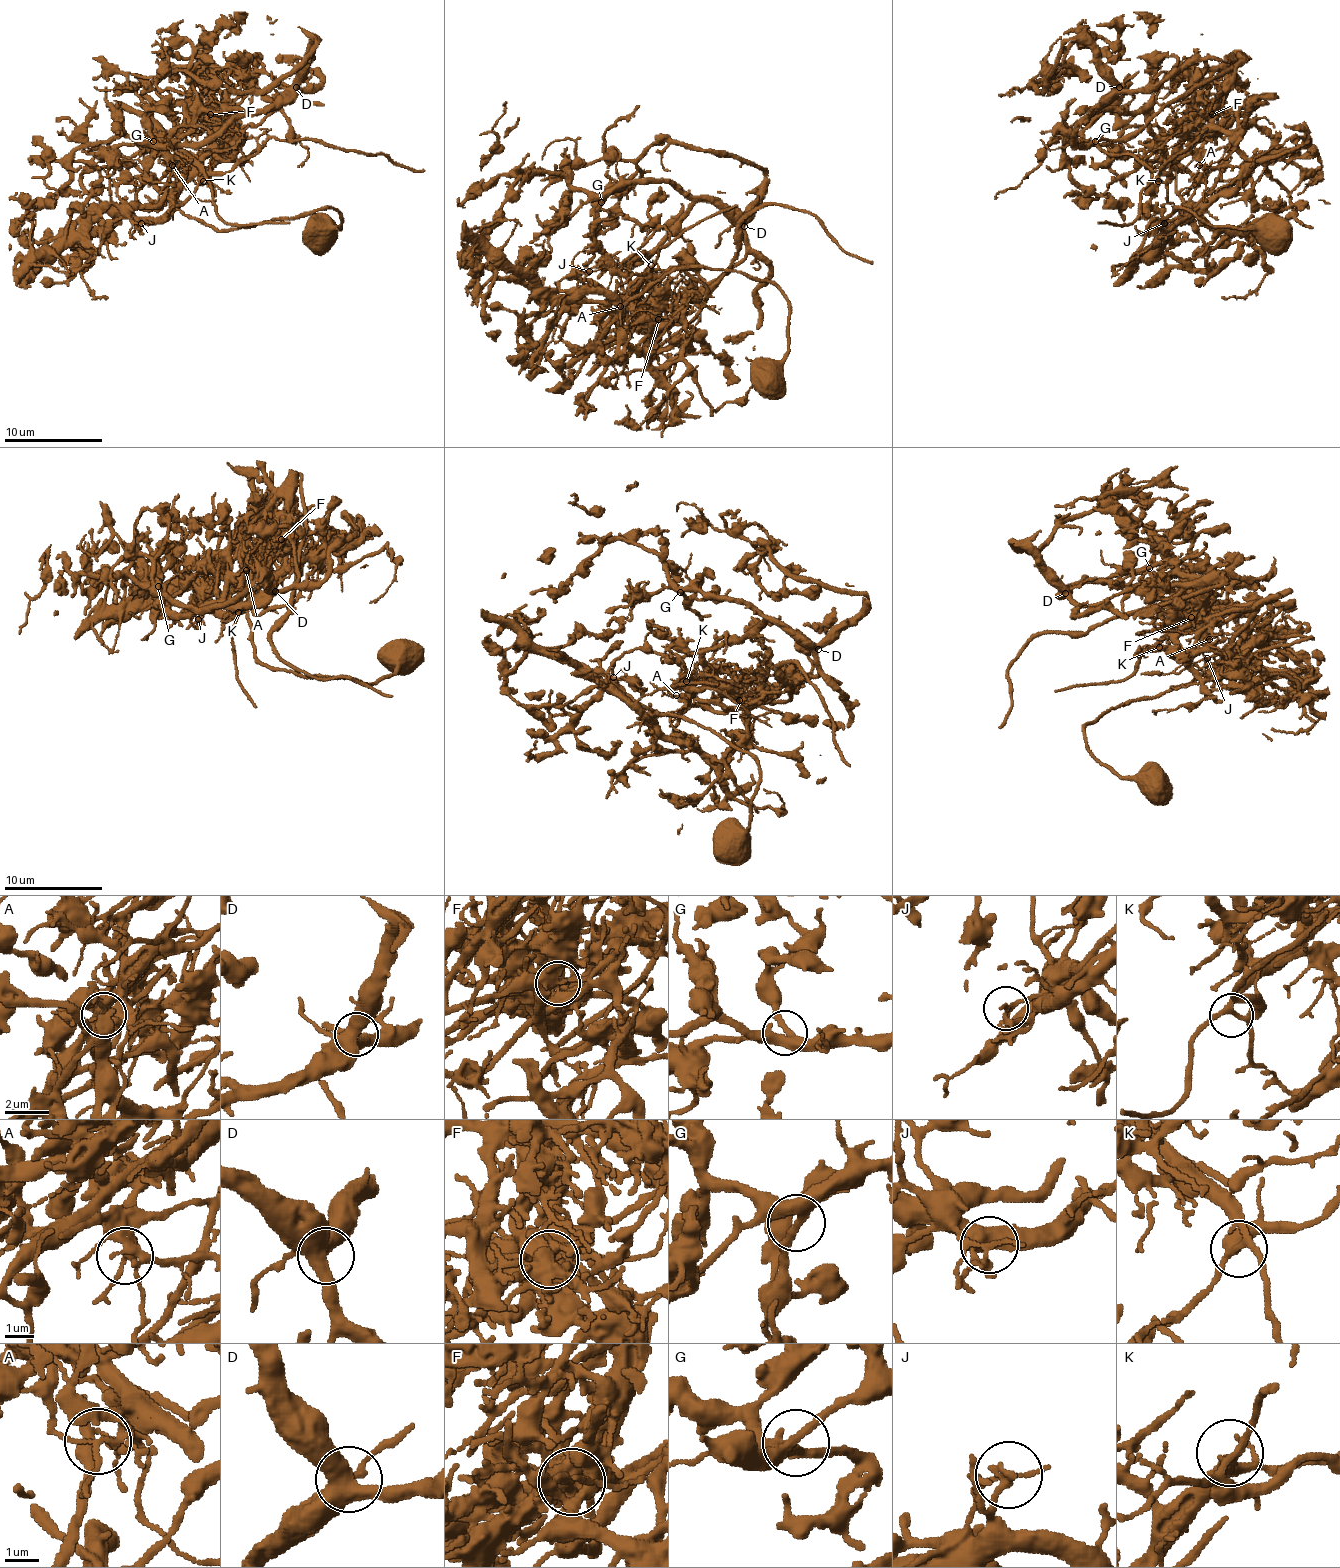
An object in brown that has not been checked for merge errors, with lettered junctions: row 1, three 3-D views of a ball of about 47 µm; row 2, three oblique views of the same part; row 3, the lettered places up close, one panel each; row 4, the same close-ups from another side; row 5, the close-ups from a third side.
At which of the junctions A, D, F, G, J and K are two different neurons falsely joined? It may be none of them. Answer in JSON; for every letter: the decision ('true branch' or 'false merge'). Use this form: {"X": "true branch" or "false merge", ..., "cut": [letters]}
{"A": "false merge", "D": "true branch", "F": "false merge", "G": "true branch", "J": "false merge", "K": "true branch", "cut": ["A", "F", "J"]}

